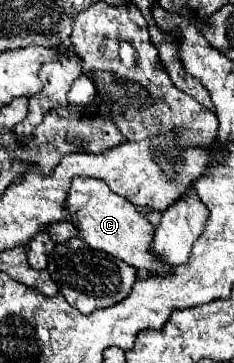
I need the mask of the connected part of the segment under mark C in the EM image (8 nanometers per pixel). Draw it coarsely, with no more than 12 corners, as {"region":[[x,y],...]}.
{"region":[[75,176],[67,208],[81,238],[137,270],[155,228],[103,180]]}

